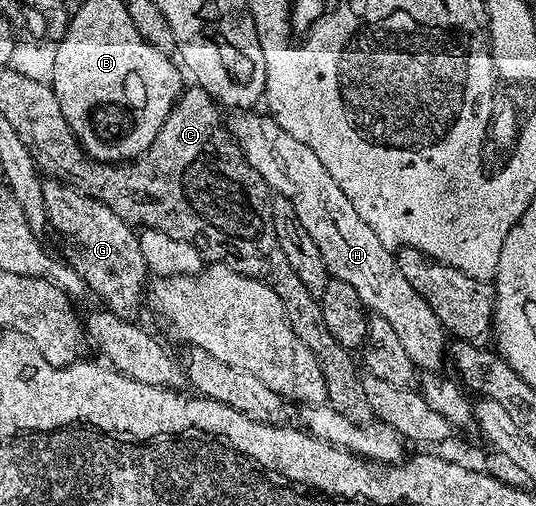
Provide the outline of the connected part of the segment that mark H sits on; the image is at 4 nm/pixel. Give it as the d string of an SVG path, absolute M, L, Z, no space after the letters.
M258 111L235 112L227 118L226 122L231 137L241 148L247 163L277 196L282 196L292 203L292 207L296 210L296 217L304 226L304 231L315 240L316 247L323 256L325 269L329 271L331 277L351 284L356 295L360 297L363 308L377 317L386 319L395 328L396 335L399 336L400 343L403 344L404 351L407 352L408 359L413 361L415 368L423 372L441 370L443 368L442 357L444 361L448 353L448 334L445 327L442 326L436 312L432 311L428 302L401 274L397 258L391 248L386 246L356 214L352 201L340 189L340 185L332 179L332 175L328 174L328 169L320 162L316 153L298 139L293 138L288 131L276 123L273 117L269 115L261 117Z

